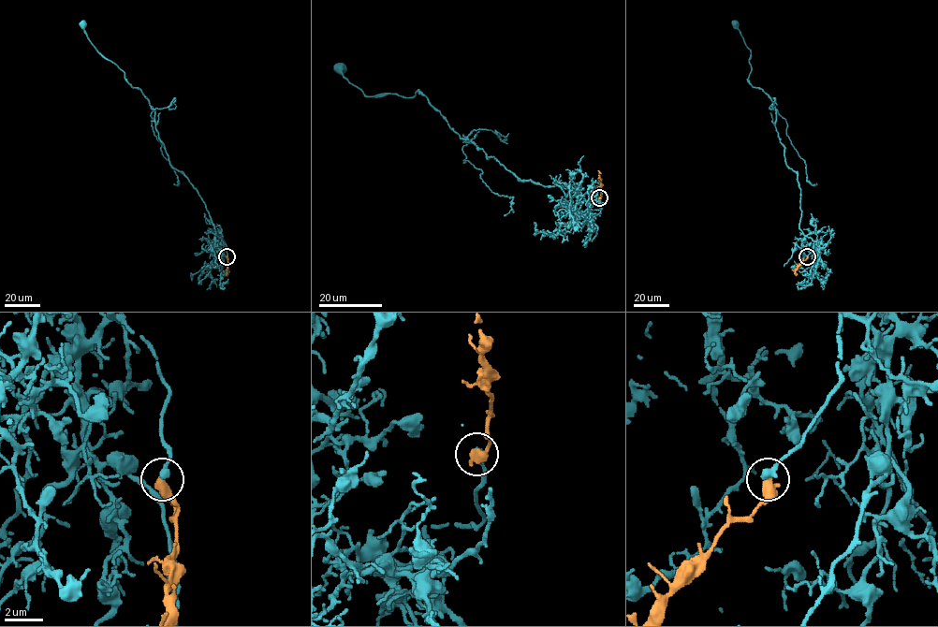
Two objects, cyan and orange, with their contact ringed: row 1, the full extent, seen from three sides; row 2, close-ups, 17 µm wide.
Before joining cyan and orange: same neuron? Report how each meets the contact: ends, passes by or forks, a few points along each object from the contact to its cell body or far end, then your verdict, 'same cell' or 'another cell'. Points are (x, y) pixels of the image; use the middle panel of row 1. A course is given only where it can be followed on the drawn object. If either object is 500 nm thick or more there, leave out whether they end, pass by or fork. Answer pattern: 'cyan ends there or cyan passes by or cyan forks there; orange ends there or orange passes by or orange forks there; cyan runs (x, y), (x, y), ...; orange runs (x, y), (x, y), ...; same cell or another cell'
cyan runs (600, 198), (600, 208), (591, 210), (578, 183), (521, 181), (461, 138), (425, 95), (367, 96), (341, 69); orange runs (599, 198), (601, 196), (600, 178); same cell

